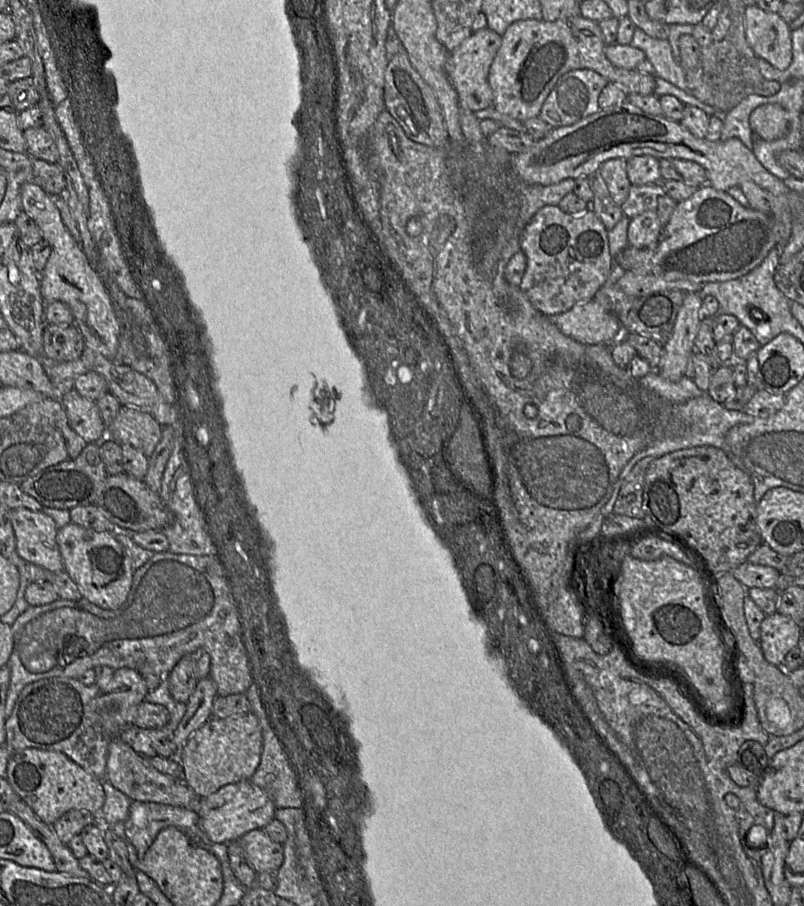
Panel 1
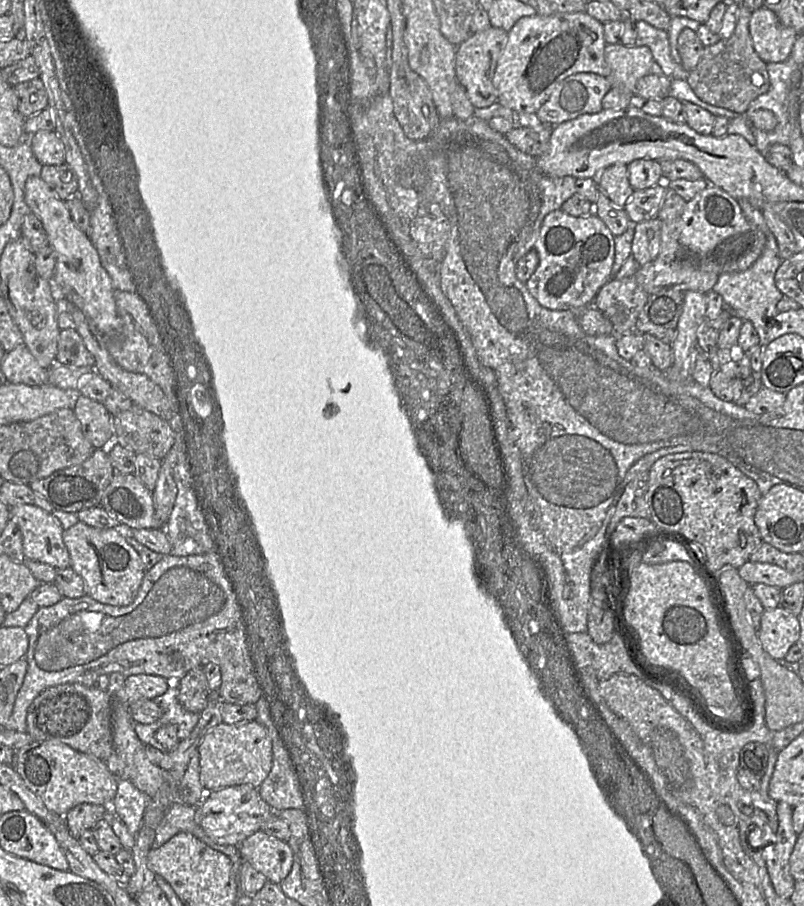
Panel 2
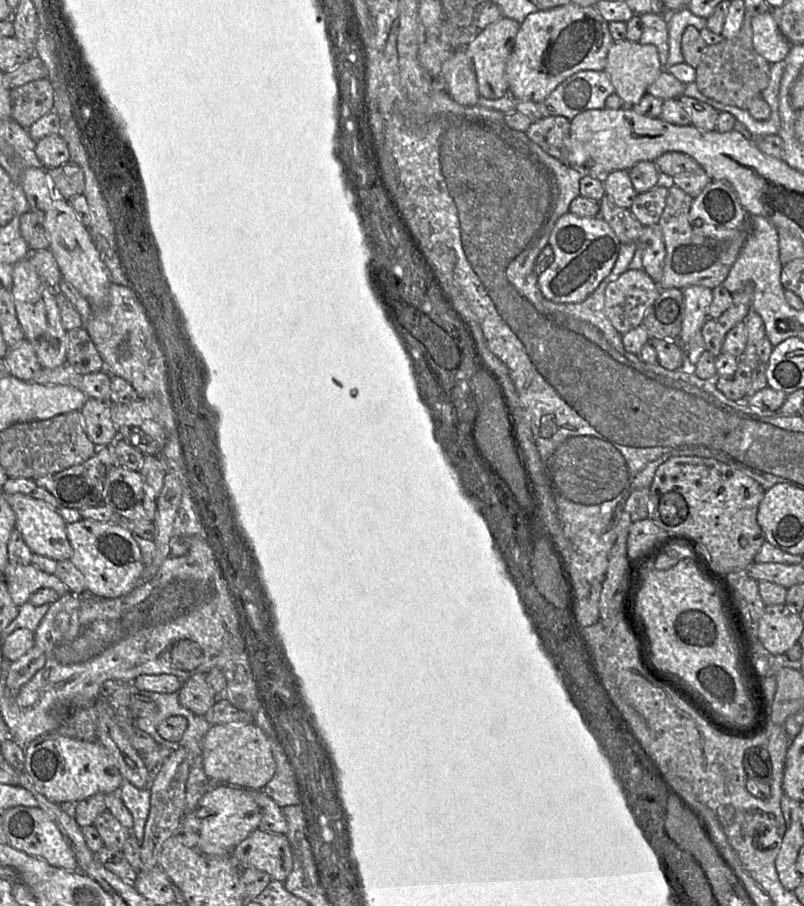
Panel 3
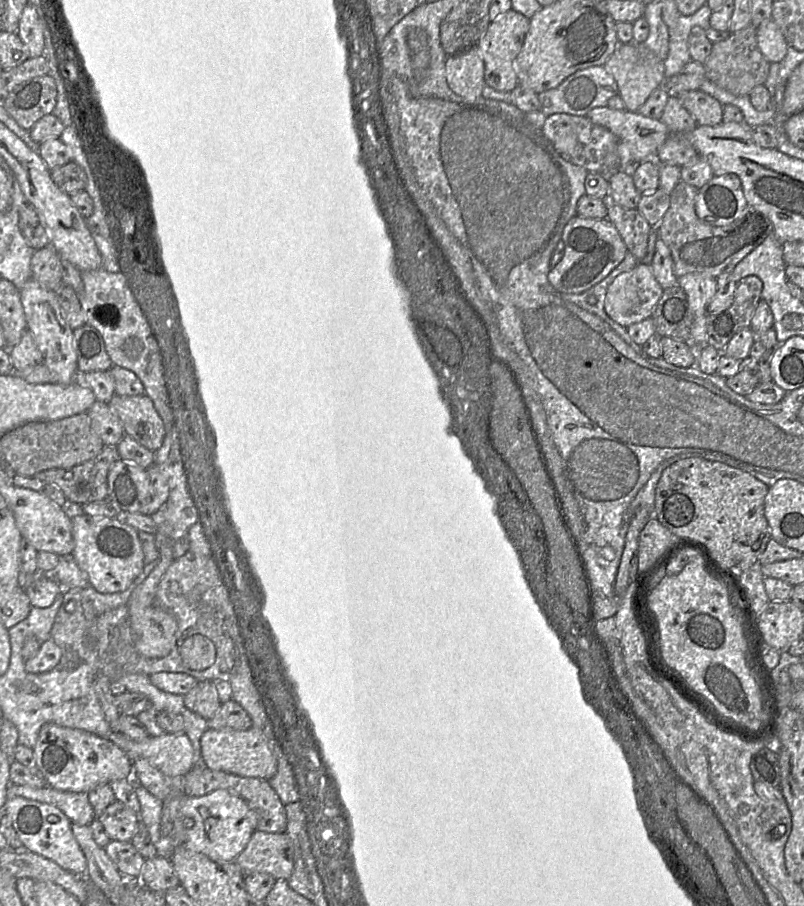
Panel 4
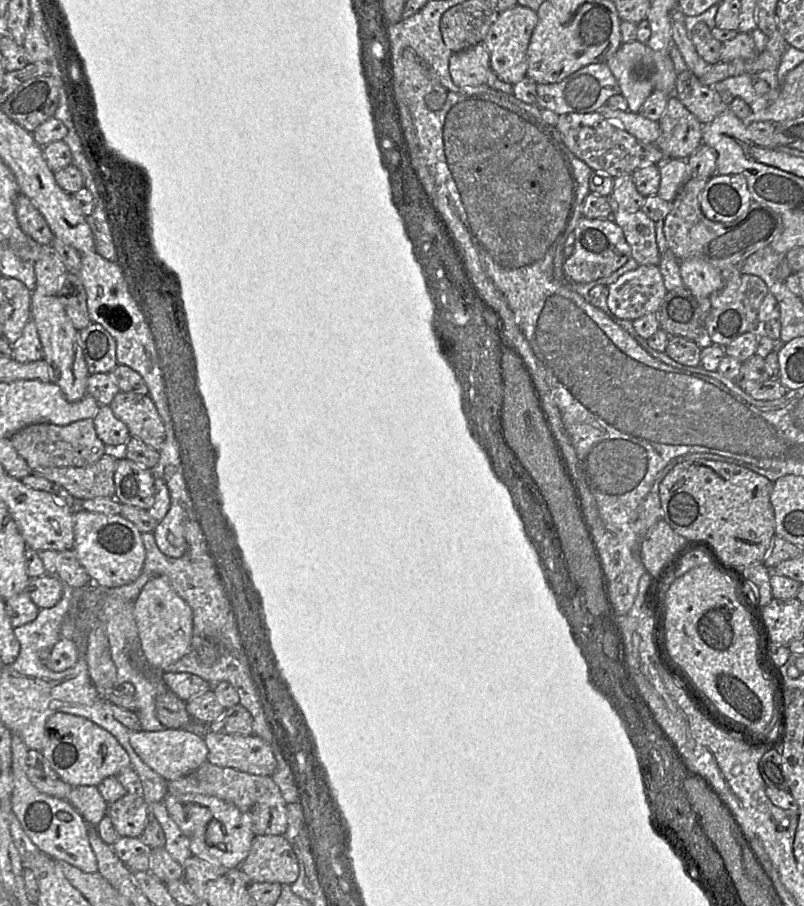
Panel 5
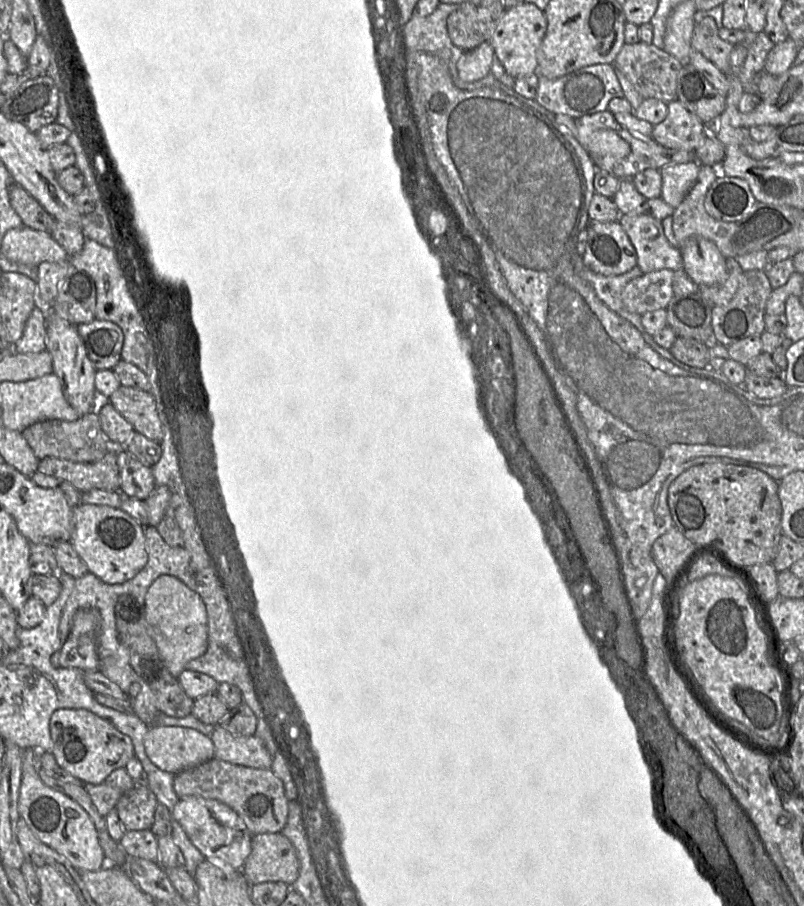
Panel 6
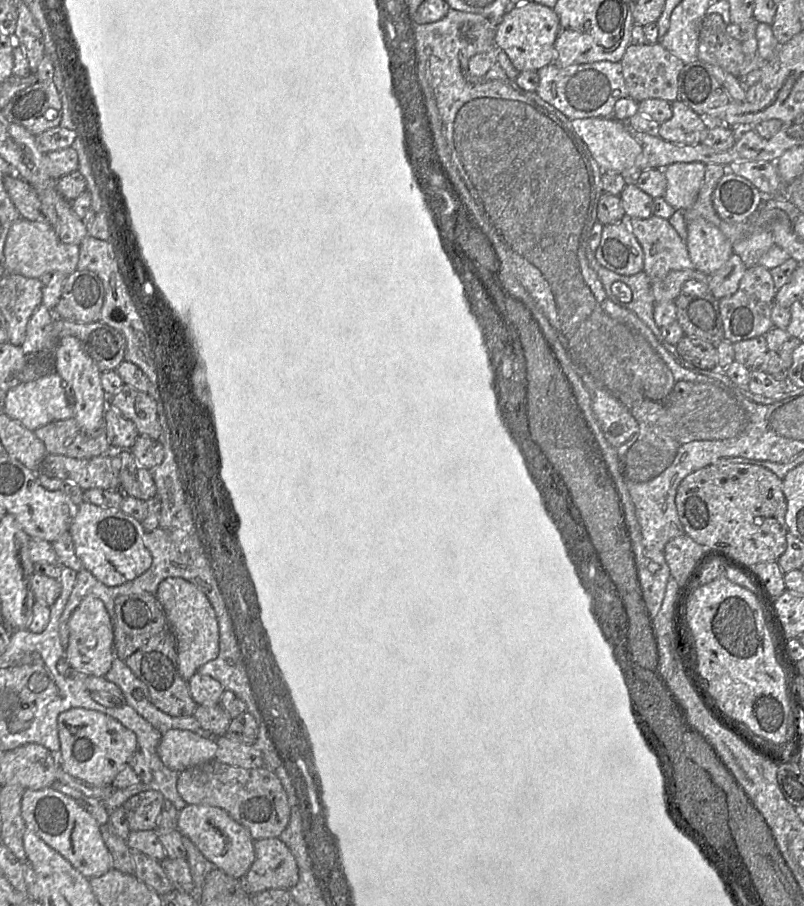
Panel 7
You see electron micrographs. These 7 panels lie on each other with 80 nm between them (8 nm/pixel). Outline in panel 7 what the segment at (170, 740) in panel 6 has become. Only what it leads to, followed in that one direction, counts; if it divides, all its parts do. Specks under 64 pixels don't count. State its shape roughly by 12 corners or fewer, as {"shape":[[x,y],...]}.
{"shape":[[164,732],[162,763],[177,772],[216,760],[216,738]]}

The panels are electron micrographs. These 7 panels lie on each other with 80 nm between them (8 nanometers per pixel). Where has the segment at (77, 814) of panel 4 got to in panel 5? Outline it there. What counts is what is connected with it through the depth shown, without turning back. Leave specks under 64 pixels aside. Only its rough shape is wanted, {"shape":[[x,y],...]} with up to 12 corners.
{"shape":[[97,786],[73,787],[66,800],[89,826],[106,816]]}

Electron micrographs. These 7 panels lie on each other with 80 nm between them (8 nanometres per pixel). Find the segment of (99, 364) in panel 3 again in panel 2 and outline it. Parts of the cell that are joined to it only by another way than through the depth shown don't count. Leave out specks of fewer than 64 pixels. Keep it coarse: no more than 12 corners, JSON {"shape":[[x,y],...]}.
{"shape":[[75,329],[59,333],[55,364],[93,369],[95,359]]}

